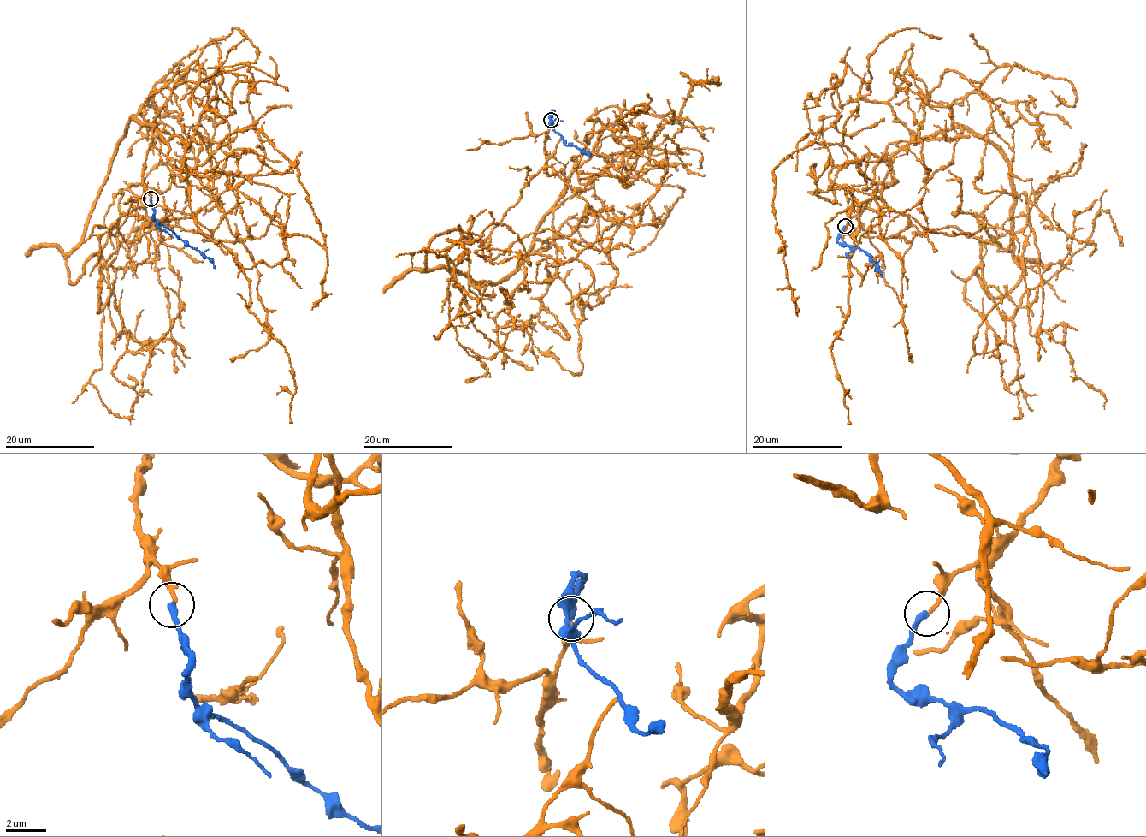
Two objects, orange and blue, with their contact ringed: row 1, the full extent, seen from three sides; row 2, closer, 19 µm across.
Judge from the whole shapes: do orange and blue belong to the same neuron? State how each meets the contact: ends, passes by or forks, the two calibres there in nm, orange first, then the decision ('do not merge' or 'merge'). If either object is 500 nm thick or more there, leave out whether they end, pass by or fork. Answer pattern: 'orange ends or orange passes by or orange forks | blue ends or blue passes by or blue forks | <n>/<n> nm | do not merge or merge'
orange ends | blue ends | 180/280 nm | merge

